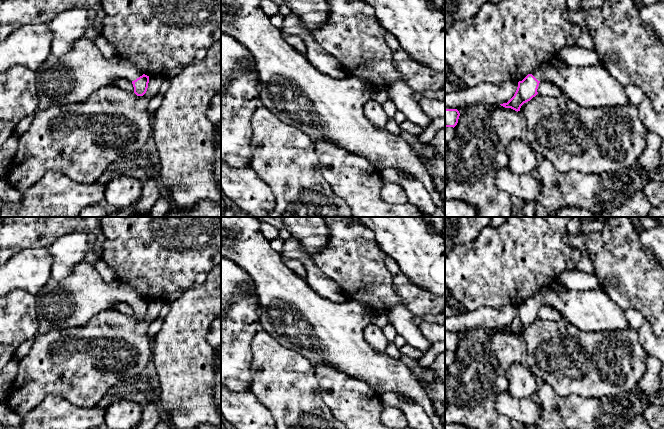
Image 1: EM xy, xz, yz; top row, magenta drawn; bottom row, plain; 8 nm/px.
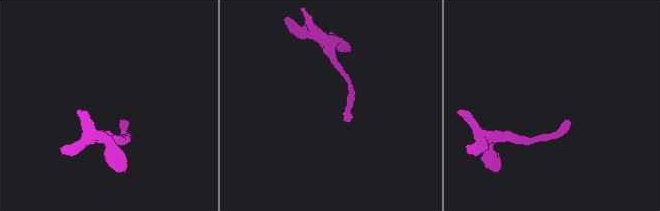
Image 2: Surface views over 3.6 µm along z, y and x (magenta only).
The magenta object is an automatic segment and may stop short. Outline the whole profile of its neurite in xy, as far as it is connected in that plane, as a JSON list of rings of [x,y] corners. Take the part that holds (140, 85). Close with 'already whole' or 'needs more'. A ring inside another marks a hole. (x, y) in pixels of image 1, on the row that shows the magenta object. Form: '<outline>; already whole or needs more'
[[[82,37],[61,57],[50,55],[35,71],[36,81],[58,105],[84,102],[98,89],[119,79],[132,82],[134,93],[143,96],[149,76],[118,56],[105,59],[93,40]]]; needs more

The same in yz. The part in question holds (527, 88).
[[[553,58],[550,62],[542,63],[531,74],[528,74],[522,81],[518,82],[517,90],[514,96],[507,102],[500,104],[505,108],[511,108],[520,111],[521,106],[535,97],[538,92],[538,86],[541,81],[551,82],[556,85],[565,95],[579,106],[585,108],[610,108],[616,106],[625,106],[630,101],[625,93],[625,87],[602,65],[591,66],[570,66],[566,63],[558,64],[558,58]]]; needs more

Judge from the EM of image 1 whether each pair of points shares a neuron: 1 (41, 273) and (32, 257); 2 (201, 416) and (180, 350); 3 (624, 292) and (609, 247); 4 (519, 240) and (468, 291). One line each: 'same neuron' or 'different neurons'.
1: same neuron
2: same neuron
3: same neuron
4: same neuron

